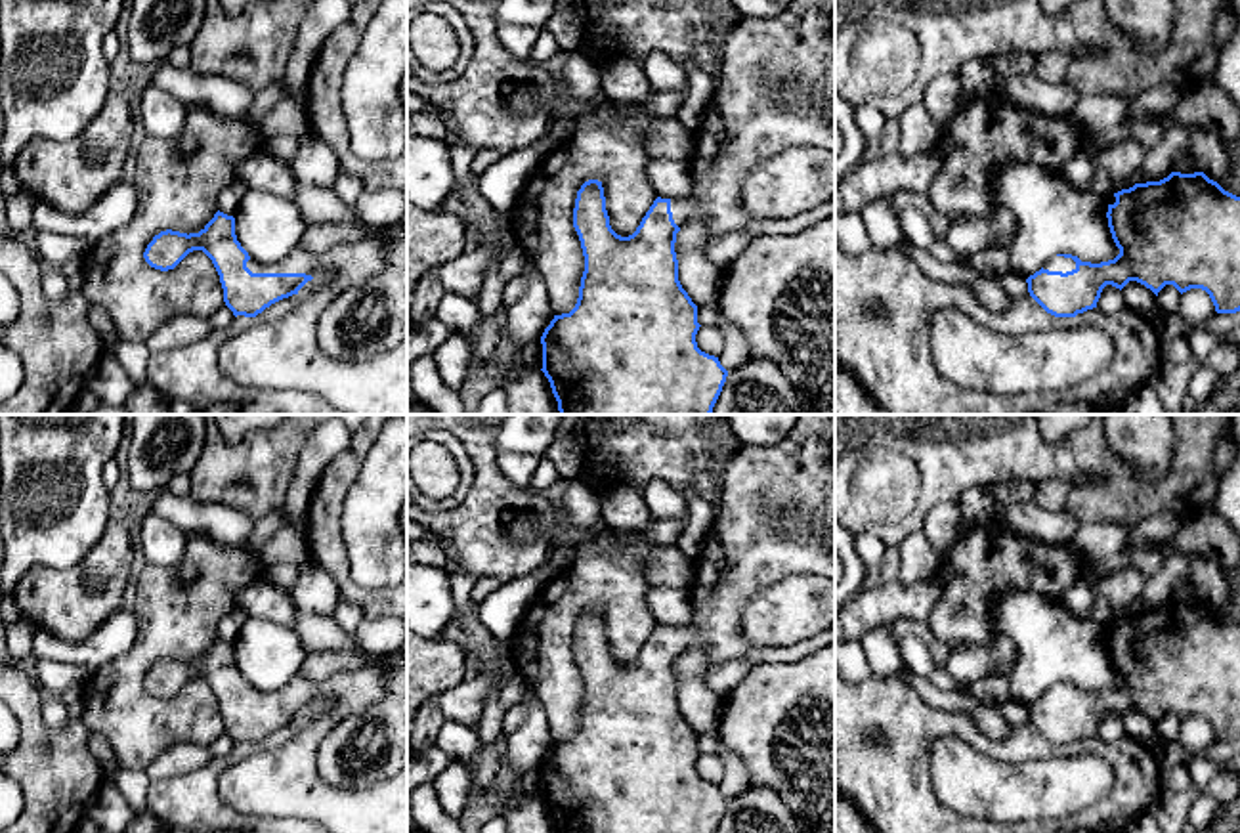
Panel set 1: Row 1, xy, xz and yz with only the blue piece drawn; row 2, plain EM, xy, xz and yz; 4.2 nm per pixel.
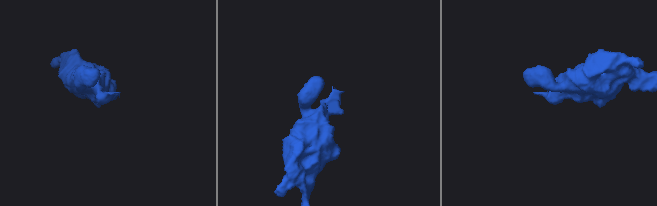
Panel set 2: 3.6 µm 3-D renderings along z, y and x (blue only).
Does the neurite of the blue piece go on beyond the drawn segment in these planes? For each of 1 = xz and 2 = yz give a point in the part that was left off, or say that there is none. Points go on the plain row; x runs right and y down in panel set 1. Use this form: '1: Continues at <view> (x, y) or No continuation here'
1: Continues at xz (744, 555)
2: Continues at yz (1063, 692)

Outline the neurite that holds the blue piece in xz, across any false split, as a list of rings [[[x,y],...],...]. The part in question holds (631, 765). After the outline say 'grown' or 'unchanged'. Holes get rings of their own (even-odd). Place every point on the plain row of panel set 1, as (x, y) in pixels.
[[[799,415],[783,441],[768,447],[741,445],[722,472],[720,501],[720,512],[711,522],[709,535],[694,562],[694,621],[688,629],[657,625],[636,659],[621,665],[609,653],[602,609],[588,608],[577,619],[573,655],[585,684],[579,726],[569,741],[554,743],[541,764],[541,799],[548,806],[558,833],[715,833],[728,799],[718,785],[697,776],[695,762],[701,753],[697,751],[697,734],[678,709],[676,661],[690,646],[701,644],[713,665],[732,661],[791,663],[835,642],[835,621],[787,646],[753,646],[741,632],[743,608],[764,588],[791,575],[820,575],[835,583],[833,548],[825,541],[823,529],[814,525],[816,516],[835,522],[835,415]],[[785,506],[791,508],[795,523],[778,533],[774,522],[783,516]]]; grown

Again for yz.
[[[1171,600],[1160,609],[1135,611],[1129,617],[1114,621],[1116,630],[1108,632],[1108,655],[1120,682],[1114,688],[1091,692],[1072,682],[1053,684],[1039,699],[1026,707],[1030,724],[1055,745],[1076,745],[1097,736],[1106,713],[1123,716],[1137,709],[1156,724],[1165,713],[1173,713],[1181,722],[1190,716],[1202,716],[1209,722],[1217,741],[1240,739],[1240,625],[1225,619],[1204,600]]]; grown

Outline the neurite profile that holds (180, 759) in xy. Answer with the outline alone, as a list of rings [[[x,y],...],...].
[[[176,743],[160,753],[149,766],[151,781],[191,774],[212,760],[208,747],[199,743]]]

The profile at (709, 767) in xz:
[[[701,753],[695,770],[701,780],[715,785],[724,778],[724,764],[716,753]]]

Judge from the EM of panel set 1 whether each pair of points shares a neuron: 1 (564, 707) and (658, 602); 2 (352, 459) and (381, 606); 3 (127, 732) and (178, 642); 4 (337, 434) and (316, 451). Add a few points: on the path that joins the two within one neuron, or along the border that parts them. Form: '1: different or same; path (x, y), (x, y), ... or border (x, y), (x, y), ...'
1: different; border (648, 587), (646, 608), (658, 623)
2: same; path (327, 499), (327, 551), (342, 577)
3: same; path (127, 705), (127, 675), (151, 650)
4: same; path (331, 438), (321, 448)

